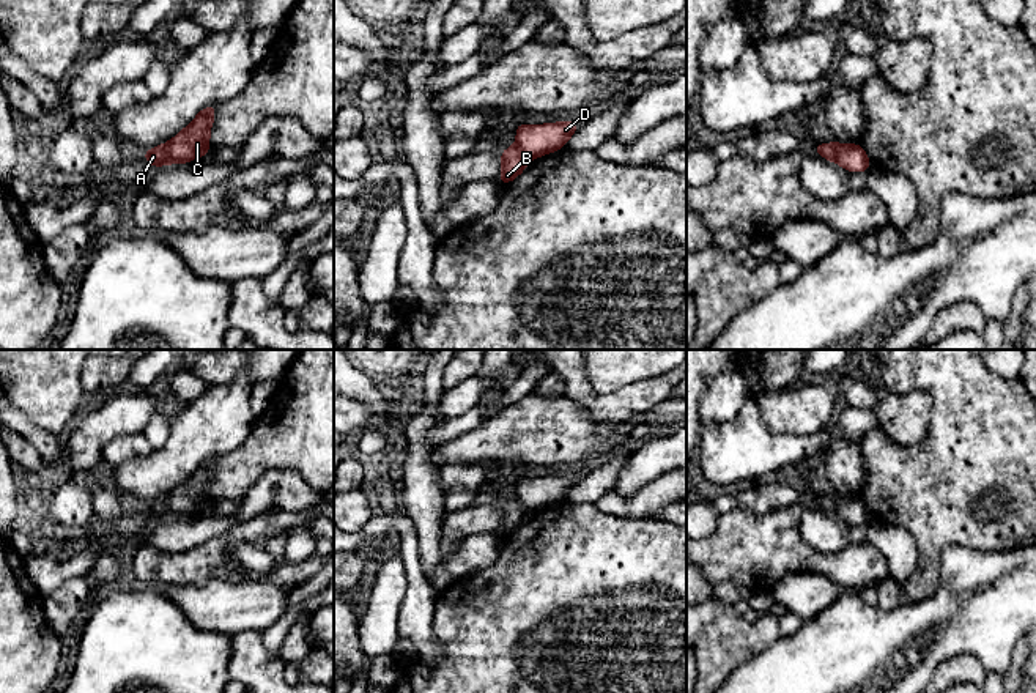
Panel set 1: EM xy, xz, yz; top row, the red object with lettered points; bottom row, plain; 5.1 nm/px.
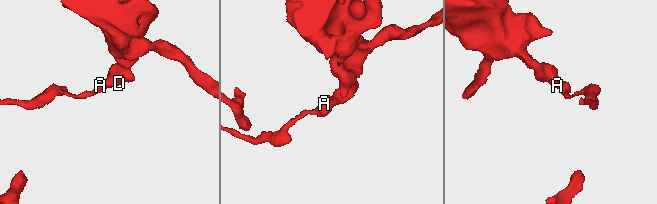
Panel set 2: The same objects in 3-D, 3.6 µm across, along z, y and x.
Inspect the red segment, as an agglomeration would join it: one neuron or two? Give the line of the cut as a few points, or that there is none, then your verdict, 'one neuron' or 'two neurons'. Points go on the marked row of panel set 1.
cut xy (166, 144), (172, 163); two neurons

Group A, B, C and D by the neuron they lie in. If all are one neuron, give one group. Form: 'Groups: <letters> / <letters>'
Groups: A B / C D

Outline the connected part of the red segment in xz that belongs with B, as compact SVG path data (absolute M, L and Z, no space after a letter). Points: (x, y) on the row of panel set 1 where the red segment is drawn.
M516 145L501 150L501 175L498 181L507 186L526 170L527 162L529 159Z

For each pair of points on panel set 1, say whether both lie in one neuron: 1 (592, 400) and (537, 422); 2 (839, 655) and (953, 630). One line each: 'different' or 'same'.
1: different
2: same

